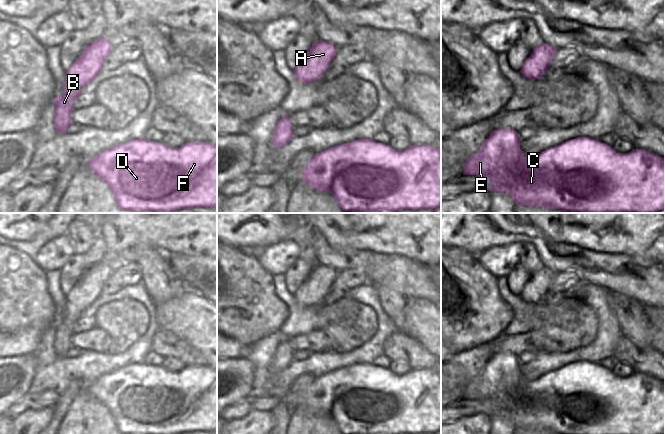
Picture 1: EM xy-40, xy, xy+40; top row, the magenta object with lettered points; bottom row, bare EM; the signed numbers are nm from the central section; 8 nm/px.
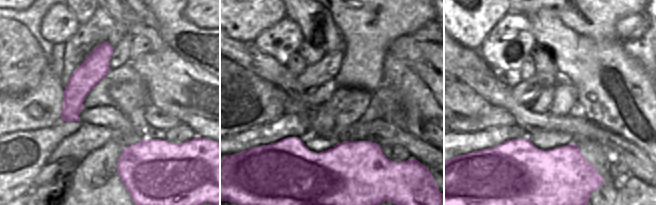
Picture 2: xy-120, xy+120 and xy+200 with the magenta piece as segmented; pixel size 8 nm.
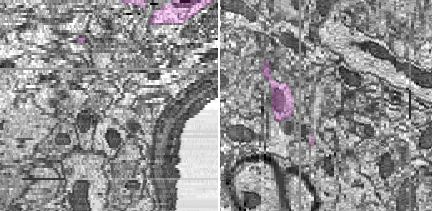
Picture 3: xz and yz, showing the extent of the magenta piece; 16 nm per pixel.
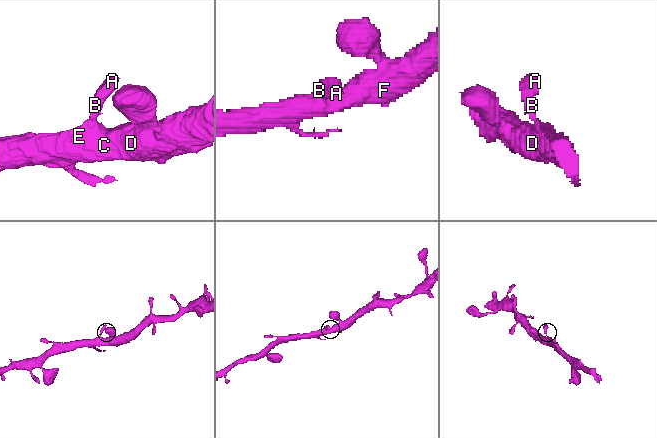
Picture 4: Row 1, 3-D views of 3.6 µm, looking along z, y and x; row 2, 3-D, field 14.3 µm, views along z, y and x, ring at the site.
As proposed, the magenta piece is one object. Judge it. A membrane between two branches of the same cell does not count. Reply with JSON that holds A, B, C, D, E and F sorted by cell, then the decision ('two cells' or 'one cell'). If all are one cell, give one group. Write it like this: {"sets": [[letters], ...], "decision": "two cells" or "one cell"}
{"sets": [["A", "B", "C", "D", "E", "F"]], "decision": "one cell"}

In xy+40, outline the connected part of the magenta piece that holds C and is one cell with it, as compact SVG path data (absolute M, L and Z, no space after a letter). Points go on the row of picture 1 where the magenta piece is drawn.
M505 128L492 131L482 144L480 150L469 157L464 164L463 175L477 175L490 180L490 186L485 189L499 193L509 193L516 205L531 205L533 207L545 207L547 209L559 209L572 213L656 213L665 207L665 160L645 150L633 149L629 153L617 153L611 146L601 143L598 139L589 137L577 137L565 141L561 145L542 151L535 157L525 157L520 148L520 140L515 130Z

